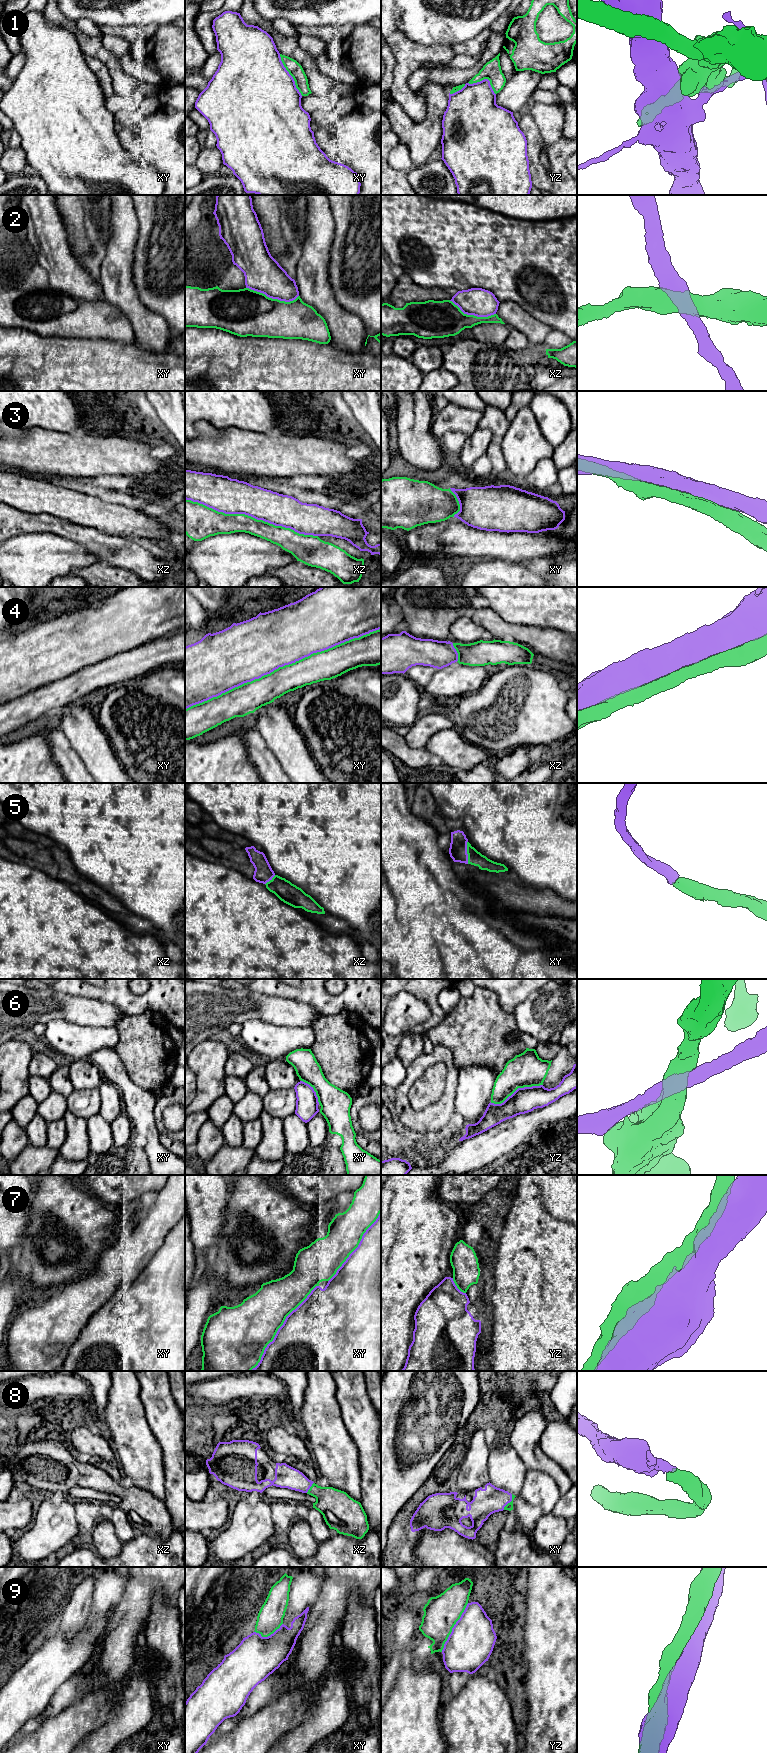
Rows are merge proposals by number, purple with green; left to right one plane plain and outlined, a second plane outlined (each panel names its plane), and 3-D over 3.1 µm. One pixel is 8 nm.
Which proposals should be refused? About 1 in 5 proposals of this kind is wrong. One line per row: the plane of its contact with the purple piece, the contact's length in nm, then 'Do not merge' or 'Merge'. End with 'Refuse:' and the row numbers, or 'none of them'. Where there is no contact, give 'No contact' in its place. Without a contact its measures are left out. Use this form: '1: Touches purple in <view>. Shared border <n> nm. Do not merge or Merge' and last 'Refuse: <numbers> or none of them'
1: Touches purple in xy. Shared border 380 nm. Do not merge
2: Touches purple in xy. Shared border 440 nm. Do not merge
3: Touches purple in xz. Shared border 1100 nm. Merge
4: Touches purple in xy. Shared border 1700 nm. Merge
5: Touches purple in xy. Shared border 180 nm. Merge
6: Touches purple in yz. Shared border 440 nm. Merge
7: Touches purple in xy. Shared border 900 nm. Merge
8: Touches purple in xy. Shared border 150 nm. Merge
9: Touches purple in yz. Shared border 440 nm. Do not merge
Refuse: 1, 2, 9

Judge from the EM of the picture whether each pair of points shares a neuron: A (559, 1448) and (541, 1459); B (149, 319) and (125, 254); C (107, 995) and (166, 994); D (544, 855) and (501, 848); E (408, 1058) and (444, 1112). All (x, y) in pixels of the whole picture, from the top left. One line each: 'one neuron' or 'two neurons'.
A: two neurons
B: one neuron
C: one neuron
D: one neuron
E: two neurons

